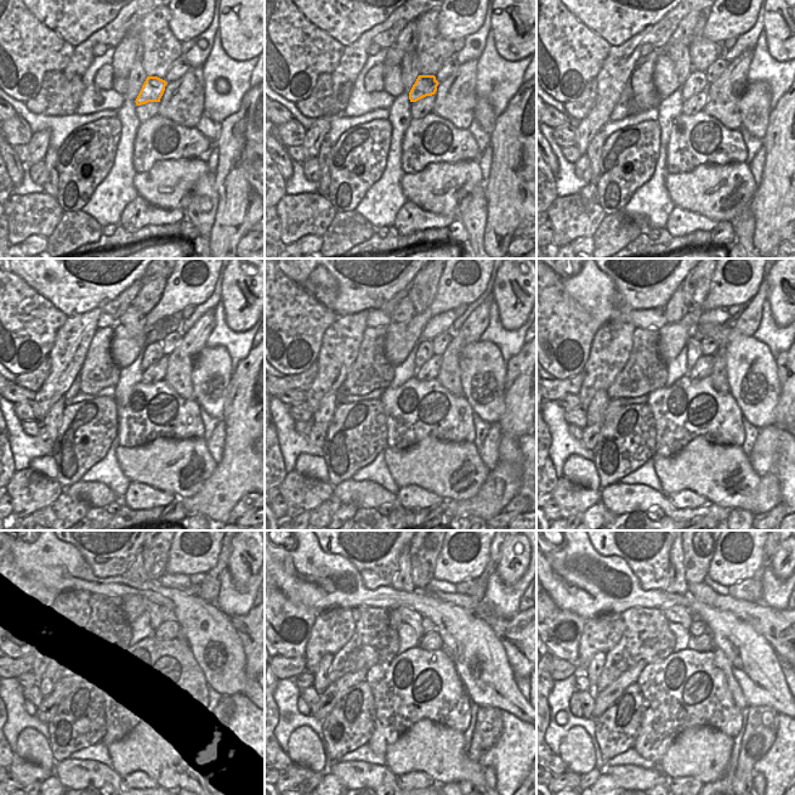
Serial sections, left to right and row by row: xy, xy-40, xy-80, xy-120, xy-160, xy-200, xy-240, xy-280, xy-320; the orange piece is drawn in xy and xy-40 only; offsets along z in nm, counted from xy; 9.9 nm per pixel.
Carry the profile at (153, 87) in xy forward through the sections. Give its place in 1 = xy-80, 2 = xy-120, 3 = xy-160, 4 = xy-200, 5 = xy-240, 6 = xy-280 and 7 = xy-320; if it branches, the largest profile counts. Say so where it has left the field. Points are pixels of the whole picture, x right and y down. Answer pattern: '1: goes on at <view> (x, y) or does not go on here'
1: goes on at xy-80 (697, 81)
2: goes on at xy-120 (153, 352)
3: goes on at xy-160 (425, 352)
4: goes on at xy-200 (694, 351)
5: goes on at xy-240 (147, 630)
6: goes on at xy-280 (410, 617)
7: goes on at xy-320 (677, 614)

